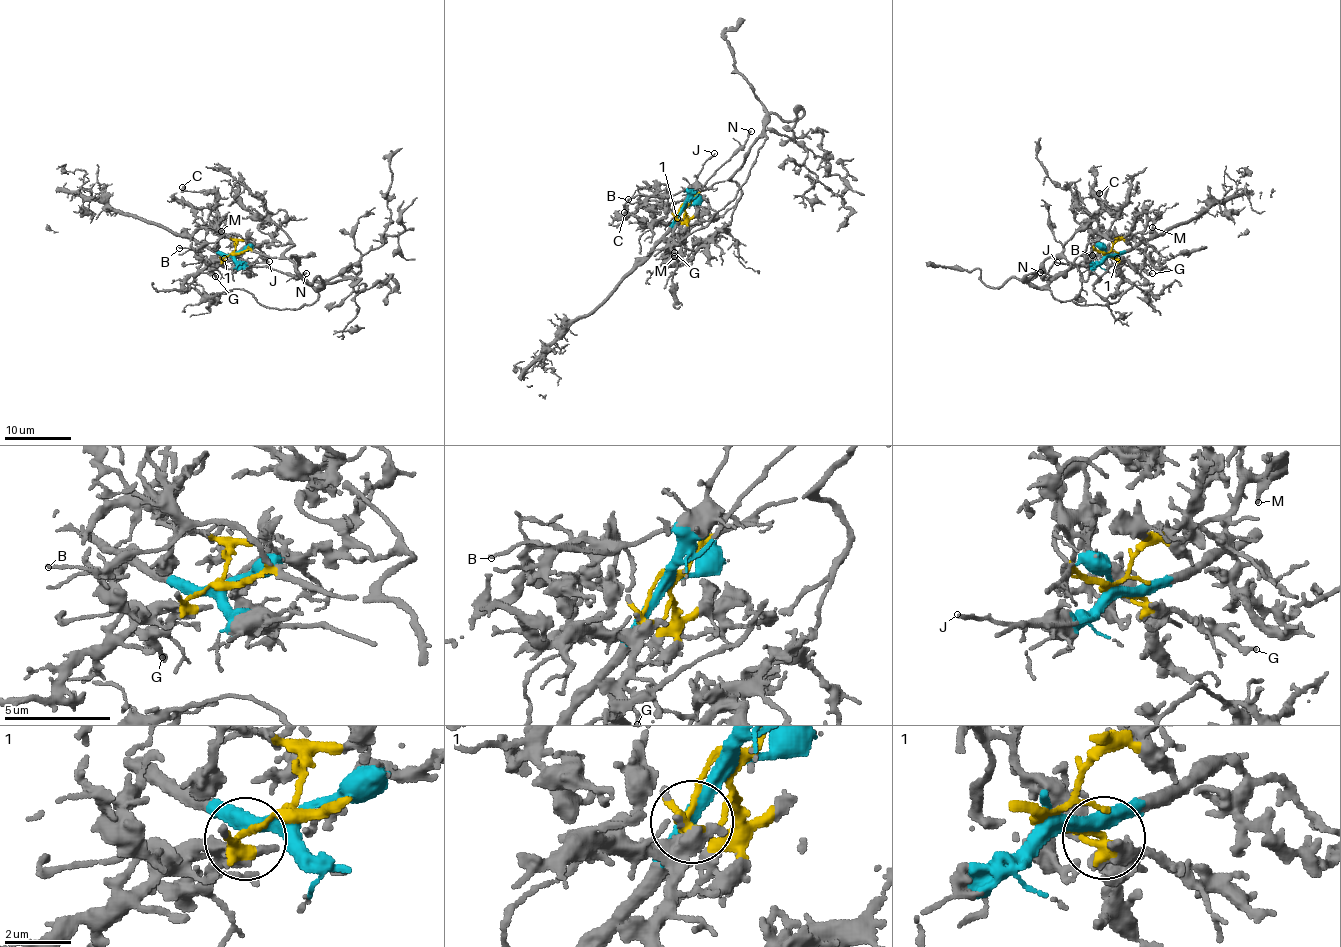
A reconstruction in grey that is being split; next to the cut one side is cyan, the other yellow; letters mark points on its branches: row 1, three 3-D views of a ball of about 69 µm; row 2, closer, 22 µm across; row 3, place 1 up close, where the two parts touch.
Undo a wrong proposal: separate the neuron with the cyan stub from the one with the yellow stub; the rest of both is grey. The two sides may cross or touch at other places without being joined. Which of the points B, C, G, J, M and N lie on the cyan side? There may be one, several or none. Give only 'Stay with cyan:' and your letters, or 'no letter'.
Stay with cyan: J, N

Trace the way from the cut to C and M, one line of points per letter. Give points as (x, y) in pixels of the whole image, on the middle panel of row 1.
C: (685, 208), (696, 193), (684, 190), (654, 196), (654, 189), (639, 189), (625, 204), (625, 213)
M: (685, 208), (681, 228), (667, 242), (668, 262), (671, 264), (677, 258), (674, 256)

